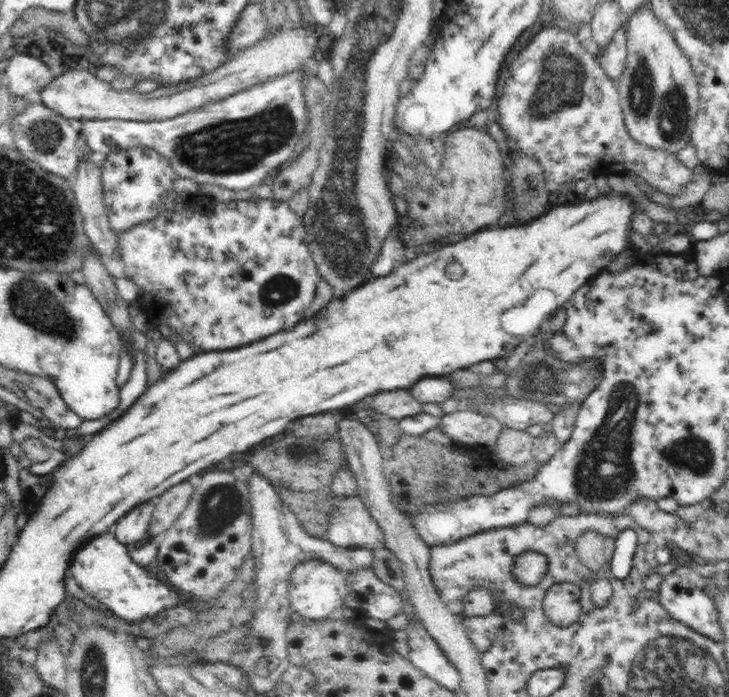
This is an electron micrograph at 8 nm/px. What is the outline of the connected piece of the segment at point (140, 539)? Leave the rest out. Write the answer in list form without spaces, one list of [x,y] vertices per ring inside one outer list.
[[[146,501],[134,507],[112,528],[112,533],[120,543],[133,550],[147,549],[149,546],[147,530],[154,510],[154,501]]]

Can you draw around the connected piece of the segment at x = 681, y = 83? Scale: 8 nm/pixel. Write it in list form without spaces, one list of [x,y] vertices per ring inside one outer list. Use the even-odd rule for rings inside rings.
[[[642,6],[625,22],[628,38],[626,70],[616,80],[623,117],[630,136],[638,143],[676,153],[691,142],[691,132],[700,104],[698,81],[688,57],[678,48],[680,38],[668,32],[650,6]]]

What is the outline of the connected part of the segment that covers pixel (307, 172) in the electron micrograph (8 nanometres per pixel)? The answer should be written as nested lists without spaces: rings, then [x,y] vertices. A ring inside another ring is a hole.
[[[304,148],[297,158],[284,170],[280,170],[278,176],[274,178],[272,198],[278,201],[288,200],[301,188],[308,187],[313,172],[319,165],[318,162],[319,151]]]

